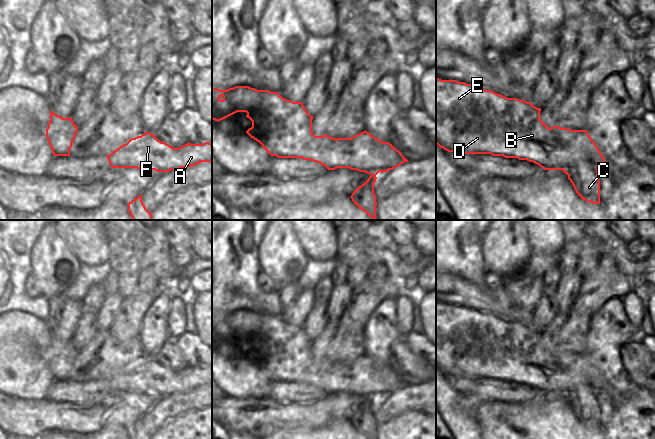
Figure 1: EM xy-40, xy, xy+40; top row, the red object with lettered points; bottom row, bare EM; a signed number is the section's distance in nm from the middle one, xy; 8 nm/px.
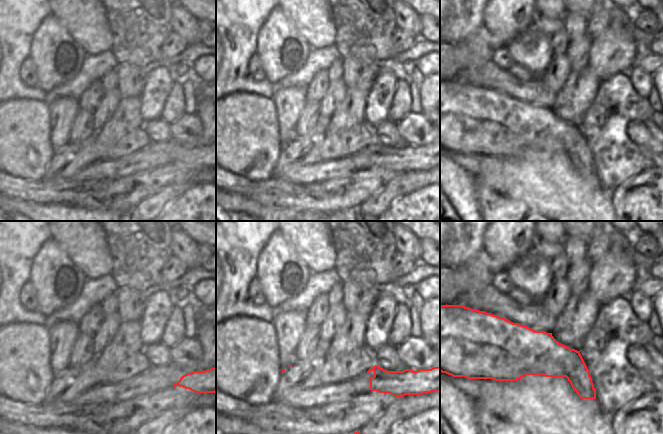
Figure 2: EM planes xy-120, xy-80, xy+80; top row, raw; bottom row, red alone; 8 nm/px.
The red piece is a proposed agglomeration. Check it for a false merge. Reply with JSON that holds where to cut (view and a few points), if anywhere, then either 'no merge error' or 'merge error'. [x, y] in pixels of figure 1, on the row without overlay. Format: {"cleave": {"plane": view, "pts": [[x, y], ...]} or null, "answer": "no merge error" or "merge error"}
{"cleave": {"plane": "xy+40", "pts": [[542, 369], [557, 359], [584, 374], [597, 392]]}, "answer": "merge error"}

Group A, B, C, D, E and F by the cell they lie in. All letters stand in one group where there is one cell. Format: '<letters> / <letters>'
A B D E F / C

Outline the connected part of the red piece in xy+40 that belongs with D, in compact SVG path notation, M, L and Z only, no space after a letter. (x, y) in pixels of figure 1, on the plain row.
M436 302L436 368L448 376L458 378L491 378L533 386L540 391L546 385L543 369L549 360L558 359L567 368L575 368L576 375L586 375L599 392L605 383L586 354L549 352L540 343L541 332L517 322L507 322L465 306Z

